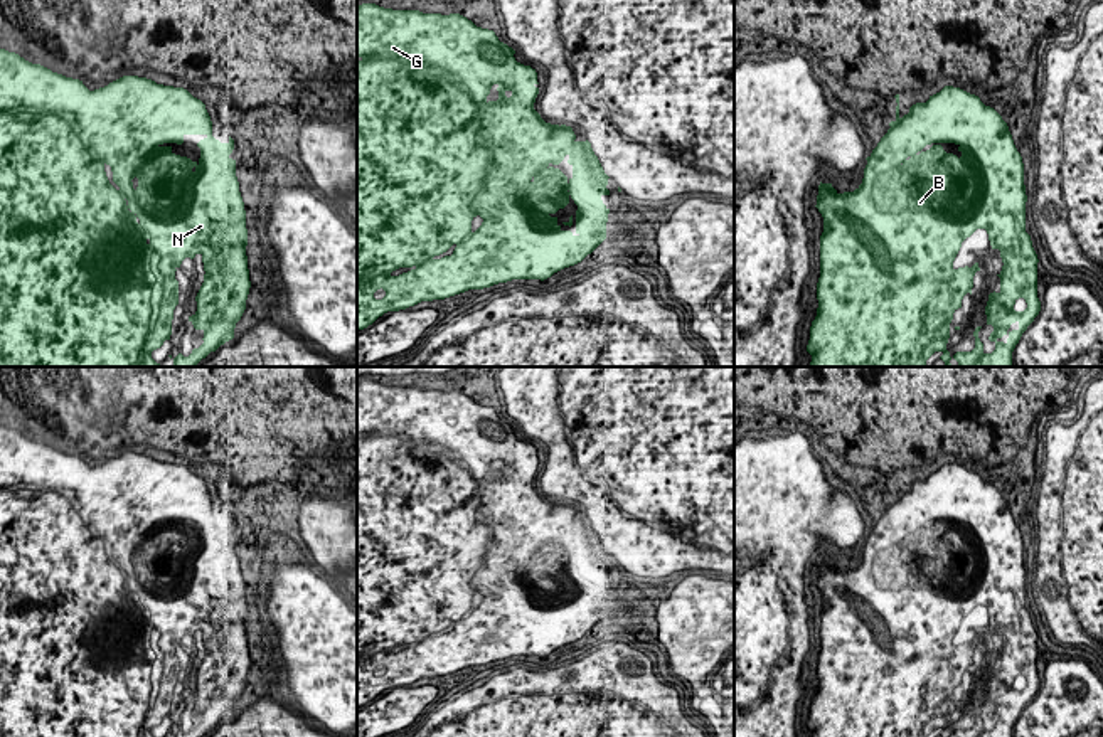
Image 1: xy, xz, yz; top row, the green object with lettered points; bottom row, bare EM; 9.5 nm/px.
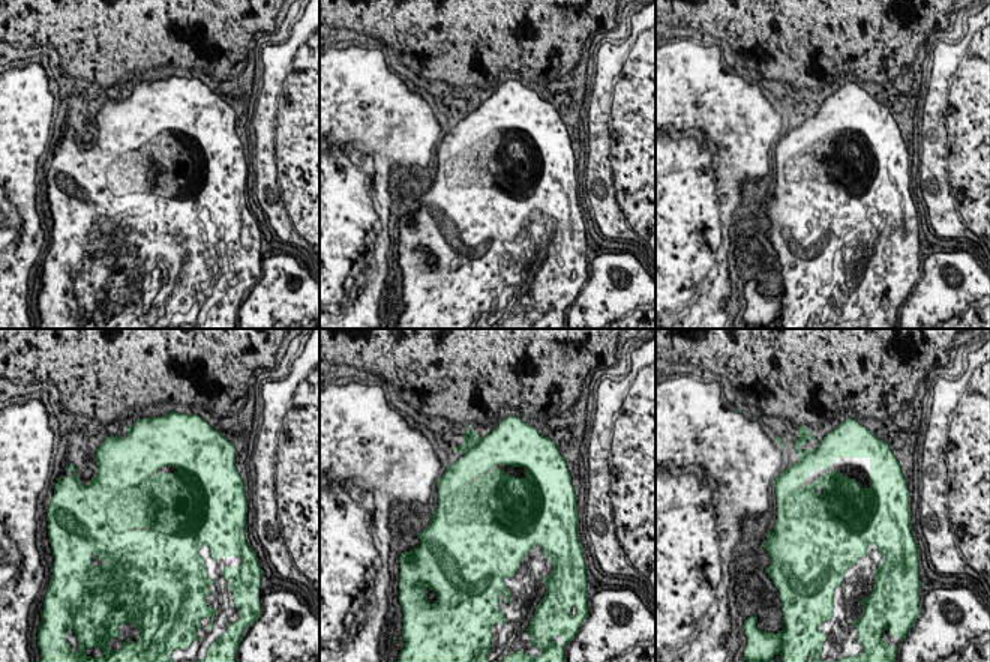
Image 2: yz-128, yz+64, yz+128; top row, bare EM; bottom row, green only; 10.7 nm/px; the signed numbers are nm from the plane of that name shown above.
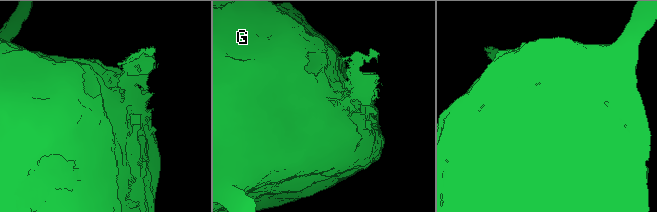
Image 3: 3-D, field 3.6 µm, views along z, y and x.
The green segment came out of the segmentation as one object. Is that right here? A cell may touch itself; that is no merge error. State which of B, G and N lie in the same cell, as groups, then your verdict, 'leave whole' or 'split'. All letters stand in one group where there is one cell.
B G N | leave whole

